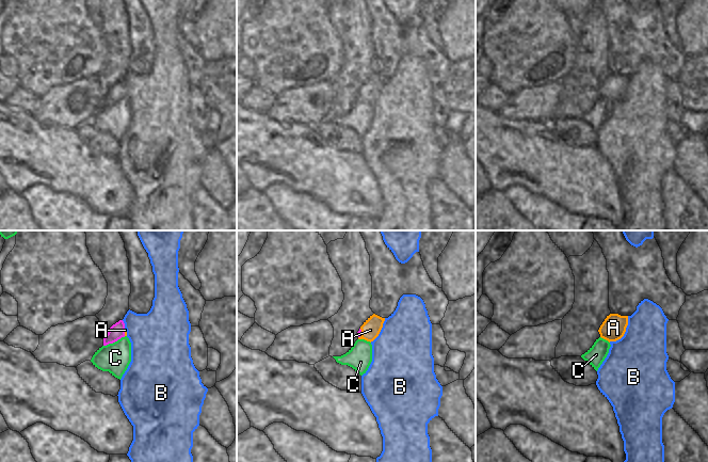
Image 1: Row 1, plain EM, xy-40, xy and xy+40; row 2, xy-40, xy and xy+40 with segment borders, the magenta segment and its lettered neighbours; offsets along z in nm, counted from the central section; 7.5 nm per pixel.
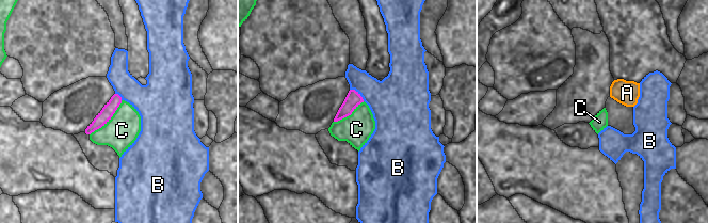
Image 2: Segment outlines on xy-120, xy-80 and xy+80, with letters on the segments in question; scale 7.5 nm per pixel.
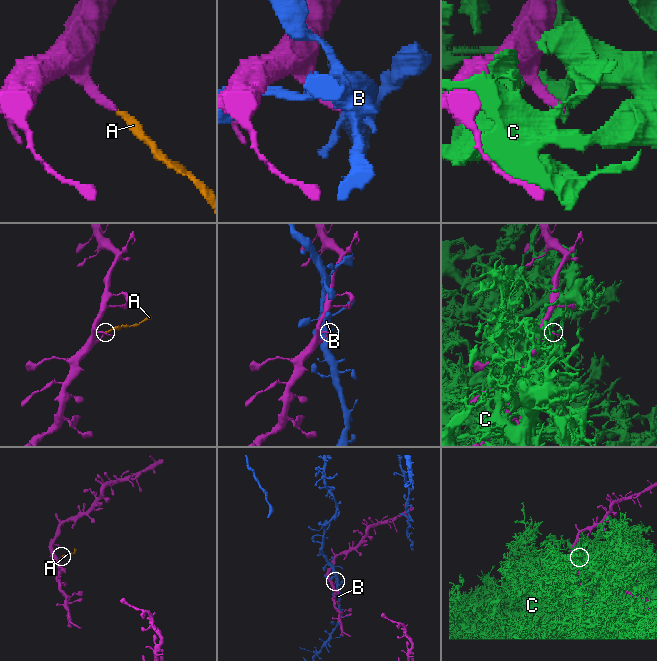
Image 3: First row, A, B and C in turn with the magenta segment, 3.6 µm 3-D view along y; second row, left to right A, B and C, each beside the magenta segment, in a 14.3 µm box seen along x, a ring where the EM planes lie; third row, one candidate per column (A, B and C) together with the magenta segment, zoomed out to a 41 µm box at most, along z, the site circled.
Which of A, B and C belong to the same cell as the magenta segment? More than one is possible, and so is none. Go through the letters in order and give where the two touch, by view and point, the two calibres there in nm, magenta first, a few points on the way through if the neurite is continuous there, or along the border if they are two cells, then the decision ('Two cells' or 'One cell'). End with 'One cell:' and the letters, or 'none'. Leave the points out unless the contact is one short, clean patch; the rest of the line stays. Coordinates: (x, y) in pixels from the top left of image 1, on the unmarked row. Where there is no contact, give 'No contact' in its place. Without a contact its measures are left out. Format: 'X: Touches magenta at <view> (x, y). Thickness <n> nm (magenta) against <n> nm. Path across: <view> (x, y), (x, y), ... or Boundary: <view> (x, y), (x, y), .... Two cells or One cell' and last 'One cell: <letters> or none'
A: Touches magenta at xy (360, 94). Thickness 30 nm (magenta) against 140 nm. Boundary: xy (360, 90), (358, 98). Two cells
B: Touches magenta at xy-40 (124, 85). Thickness 110 nm (magenta) against 380 nm. Two cells
C: Touches magenta at xy-40 (114, 102). Thickness 110 nm (magenta) against 220 nm. Two cells
One cell: none.

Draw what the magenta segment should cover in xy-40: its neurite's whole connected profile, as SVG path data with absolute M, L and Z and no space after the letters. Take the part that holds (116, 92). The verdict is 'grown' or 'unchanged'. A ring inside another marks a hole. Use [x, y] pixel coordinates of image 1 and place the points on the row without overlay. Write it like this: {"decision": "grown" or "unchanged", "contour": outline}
{"decision": "unchanged", "contour": "M119 81L115 85L113 85L108 95L103 99L103 107L107 107L109 105L113 105L120 100L122 98L125 98L125 84L123 81Z"}

